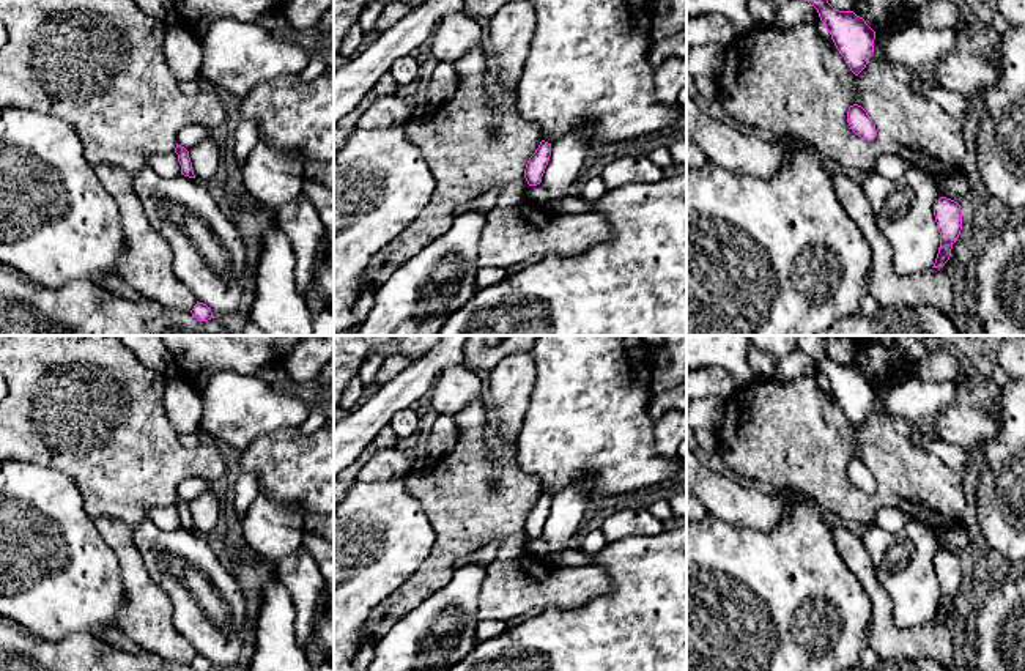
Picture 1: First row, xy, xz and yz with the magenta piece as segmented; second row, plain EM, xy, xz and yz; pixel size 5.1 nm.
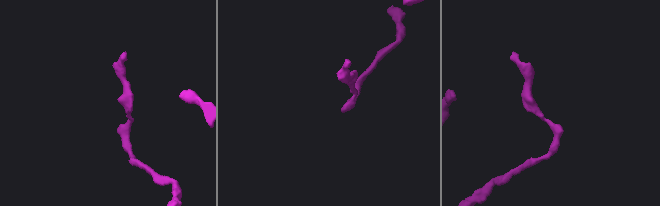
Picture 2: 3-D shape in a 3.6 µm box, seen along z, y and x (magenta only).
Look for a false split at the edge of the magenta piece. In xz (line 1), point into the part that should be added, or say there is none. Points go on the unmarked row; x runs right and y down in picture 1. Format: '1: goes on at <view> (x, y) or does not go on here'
1: does not go on here

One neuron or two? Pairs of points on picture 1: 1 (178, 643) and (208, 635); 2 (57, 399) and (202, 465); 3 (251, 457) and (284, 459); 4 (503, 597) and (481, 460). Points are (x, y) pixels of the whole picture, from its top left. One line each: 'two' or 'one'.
1: two
2: one
3: one
4: one

